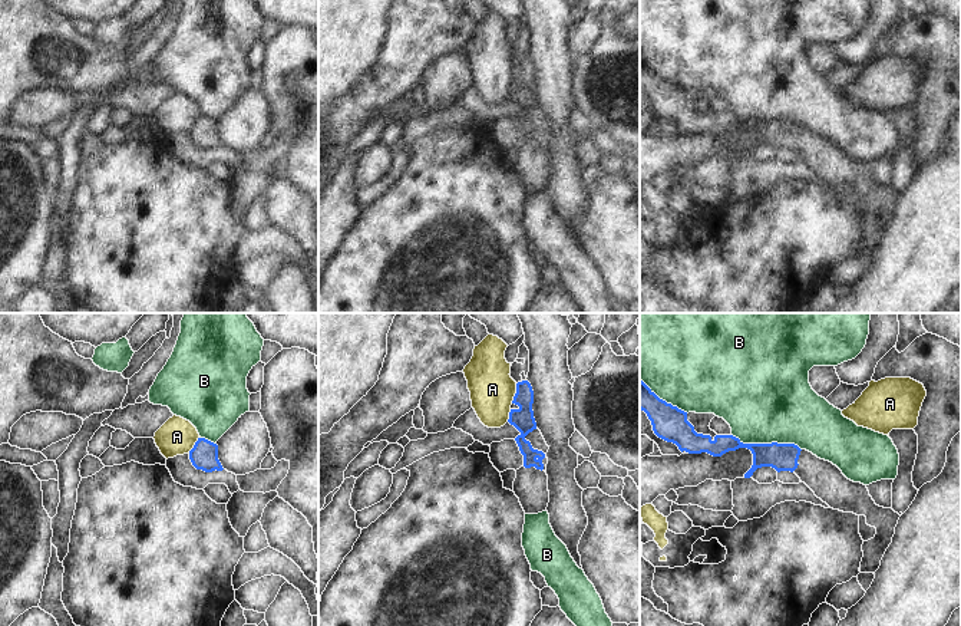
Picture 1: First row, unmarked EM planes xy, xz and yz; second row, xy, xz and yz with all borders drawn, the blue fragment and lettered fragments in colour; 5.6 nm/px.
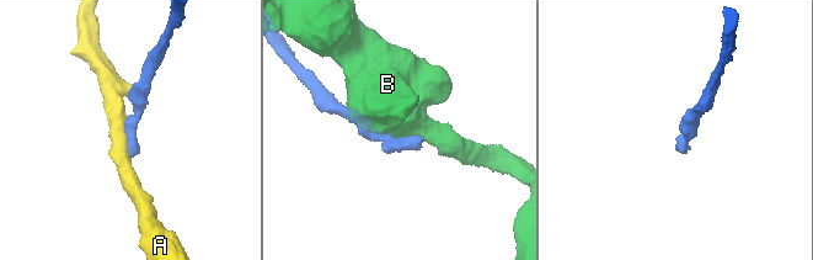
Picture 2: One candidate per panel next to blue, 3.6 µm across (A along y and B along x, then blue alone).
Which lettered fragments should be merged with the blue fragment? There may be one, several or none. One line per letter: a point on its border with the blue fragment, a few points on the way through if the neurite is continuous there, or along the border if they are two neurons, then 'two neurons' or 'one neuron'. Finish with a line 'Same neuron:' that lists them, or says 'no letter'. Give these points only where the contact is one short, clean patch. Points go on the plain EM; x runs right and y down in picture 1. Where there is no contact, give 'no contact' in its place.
A: meets blue in xz at (515, 72); two neurons
B: meets blue in yz at (766, 122); two neurons
Same neuron: no letter

